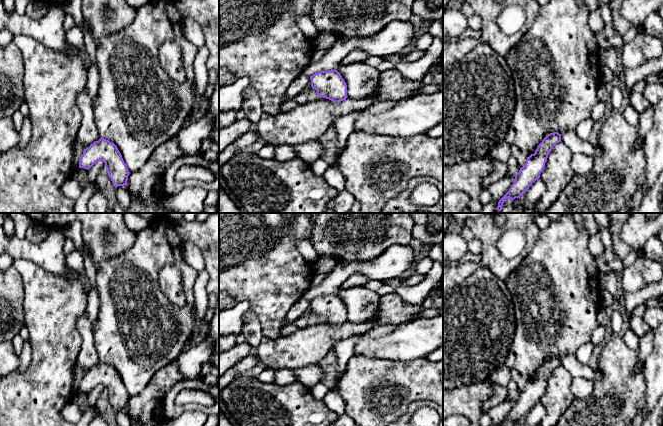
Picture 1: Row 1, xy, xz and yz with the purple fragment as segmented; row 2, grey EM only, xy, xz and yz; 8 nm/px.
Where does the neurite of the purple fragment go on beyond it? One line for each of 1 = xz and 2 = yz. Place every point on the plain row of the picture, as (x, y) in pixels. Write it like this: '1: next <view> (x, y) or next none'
1: next none
2: next none

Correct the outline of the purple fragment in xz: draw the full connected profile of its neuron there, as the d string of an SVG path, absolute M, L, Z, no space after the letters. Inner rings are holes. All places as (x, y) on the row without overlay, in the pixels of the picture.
M337 294L321 295L310 300L311 311L319 321L341 326L347 320L347 309Z

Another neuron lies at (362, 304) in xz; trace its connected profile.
M354 286L339 288L336 294L347 309L349 322L365 324L376 320L381 296L375 291L363 286Z

